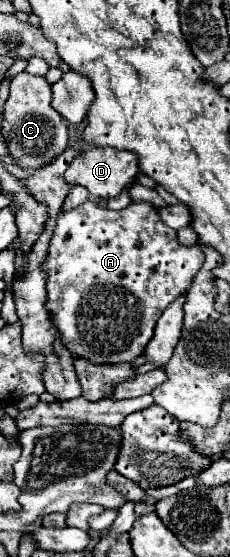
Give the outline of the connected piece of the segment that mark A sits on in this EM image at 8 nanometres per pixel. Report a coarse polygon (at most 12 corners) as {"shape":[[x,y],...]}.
{"shape":[[150,203],[60,211],[48,309],[134,361],[204,263]]}

